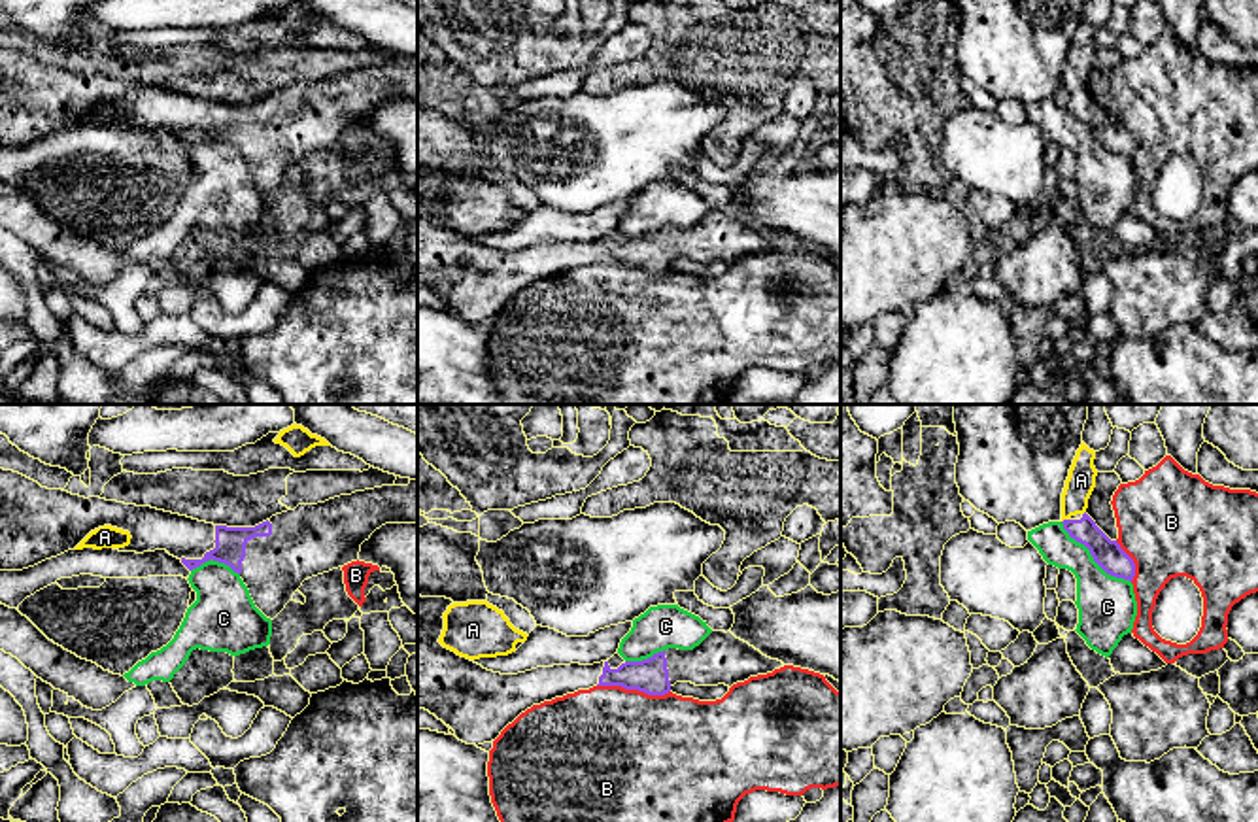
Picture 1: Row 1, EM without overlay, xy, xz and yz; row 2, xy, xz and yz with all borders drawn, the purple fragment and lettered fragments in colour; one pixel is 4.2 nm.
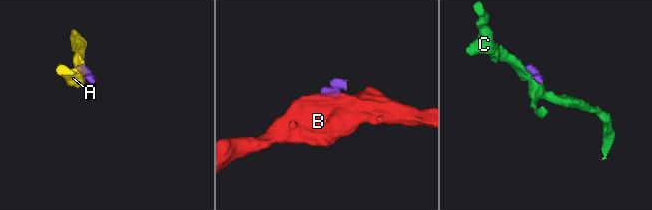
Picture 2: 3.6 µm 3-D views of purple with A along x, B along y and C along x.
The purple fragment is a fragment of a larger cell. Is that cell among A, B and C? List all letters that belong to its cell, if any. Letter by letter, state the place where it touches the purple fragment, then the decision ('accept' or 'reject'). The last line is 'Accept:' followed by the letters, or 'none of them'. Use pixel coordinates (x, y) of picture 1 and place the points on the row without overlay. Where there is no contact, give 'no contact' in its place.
A: contact yz (1064, 97); reject
B: contact xz (633, 265); reject
C: contact yz (1092, 133); reject
Accept: none of them

